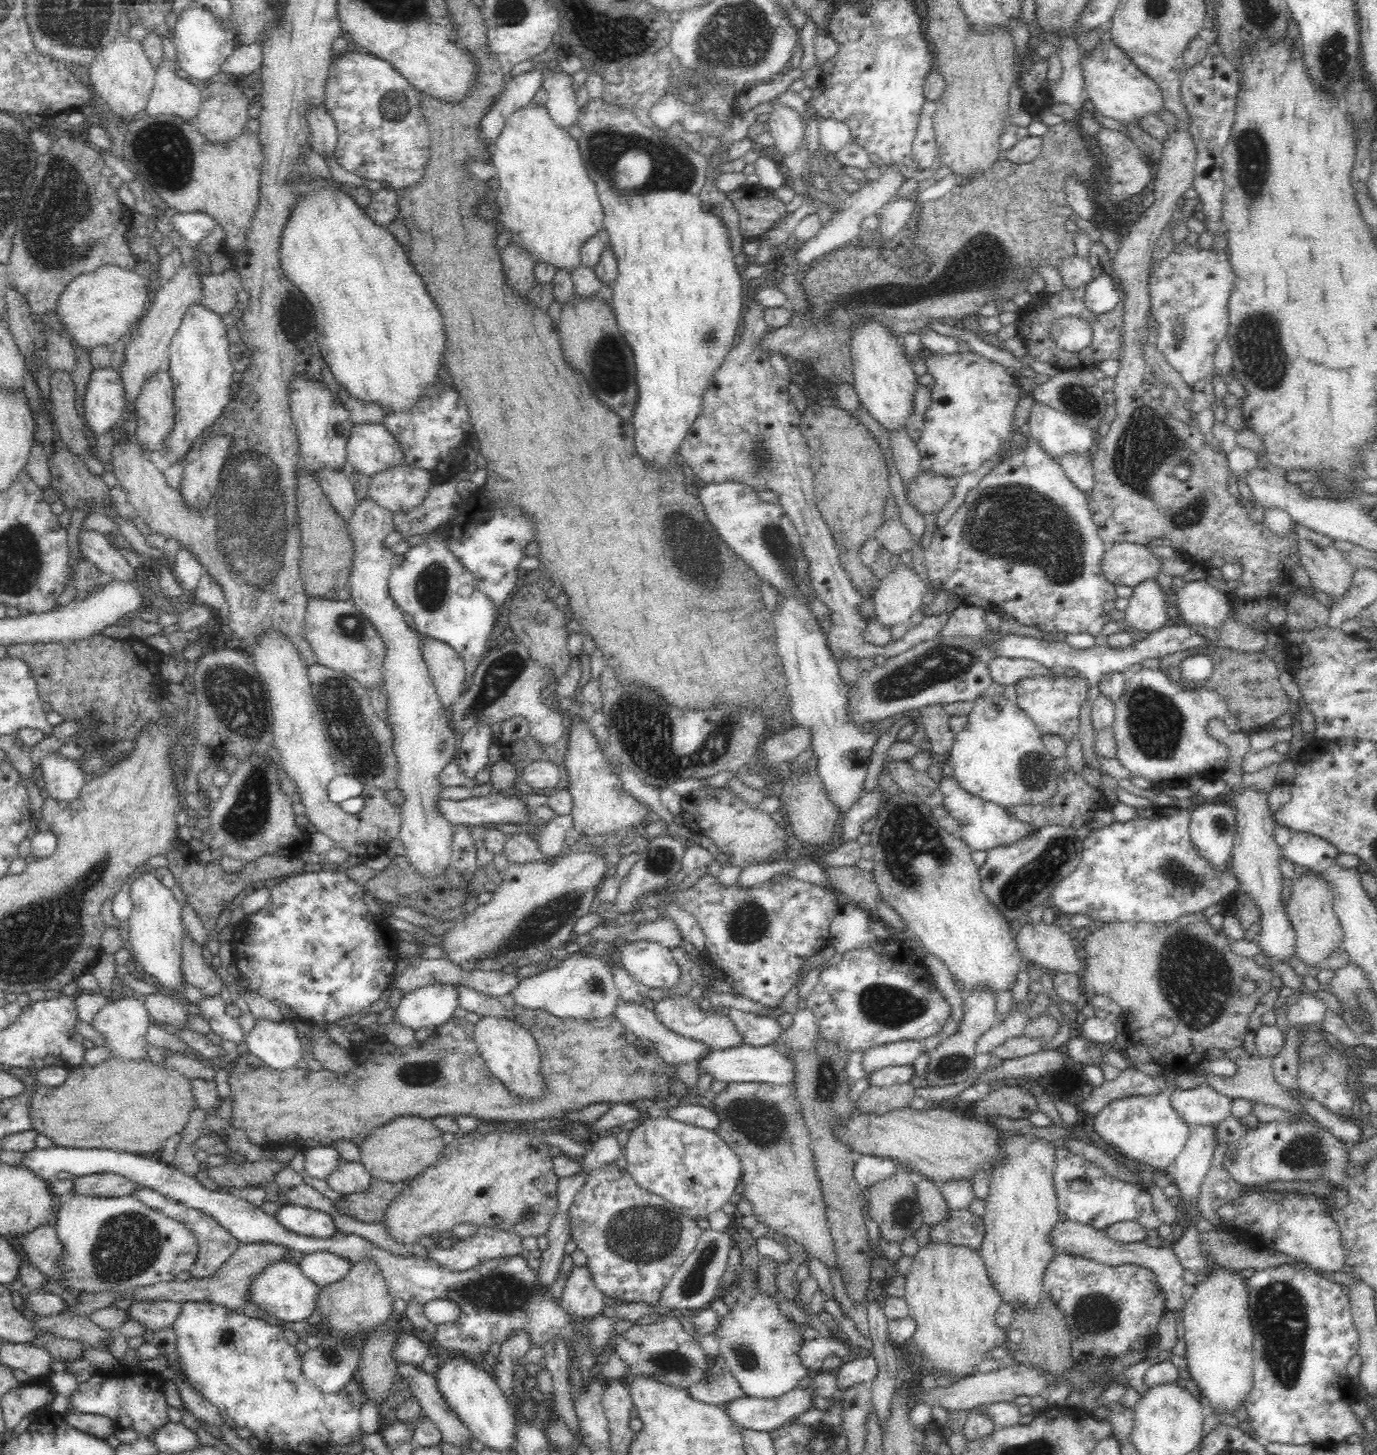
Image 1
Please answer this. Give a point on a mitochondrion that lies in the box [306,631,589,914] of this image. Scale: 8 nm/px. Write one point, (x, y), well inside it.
(348, 722)

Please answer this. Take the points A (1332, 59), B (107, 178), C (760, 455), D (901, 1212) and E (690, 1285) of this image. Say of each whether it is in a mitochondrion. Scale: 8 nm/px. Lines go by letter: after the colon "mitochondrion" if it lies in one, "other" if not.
A: mitochondrion
B: other
C: mitochondrion
D: mitochondrion
E: mitochondrion

